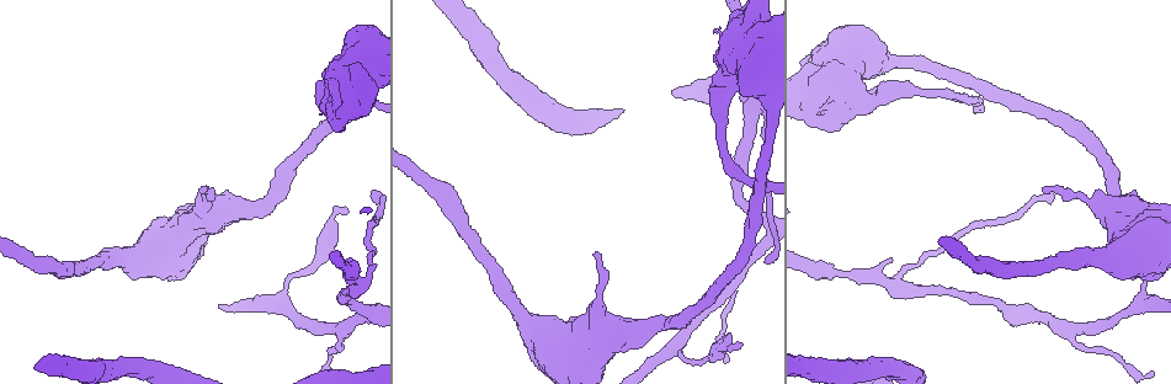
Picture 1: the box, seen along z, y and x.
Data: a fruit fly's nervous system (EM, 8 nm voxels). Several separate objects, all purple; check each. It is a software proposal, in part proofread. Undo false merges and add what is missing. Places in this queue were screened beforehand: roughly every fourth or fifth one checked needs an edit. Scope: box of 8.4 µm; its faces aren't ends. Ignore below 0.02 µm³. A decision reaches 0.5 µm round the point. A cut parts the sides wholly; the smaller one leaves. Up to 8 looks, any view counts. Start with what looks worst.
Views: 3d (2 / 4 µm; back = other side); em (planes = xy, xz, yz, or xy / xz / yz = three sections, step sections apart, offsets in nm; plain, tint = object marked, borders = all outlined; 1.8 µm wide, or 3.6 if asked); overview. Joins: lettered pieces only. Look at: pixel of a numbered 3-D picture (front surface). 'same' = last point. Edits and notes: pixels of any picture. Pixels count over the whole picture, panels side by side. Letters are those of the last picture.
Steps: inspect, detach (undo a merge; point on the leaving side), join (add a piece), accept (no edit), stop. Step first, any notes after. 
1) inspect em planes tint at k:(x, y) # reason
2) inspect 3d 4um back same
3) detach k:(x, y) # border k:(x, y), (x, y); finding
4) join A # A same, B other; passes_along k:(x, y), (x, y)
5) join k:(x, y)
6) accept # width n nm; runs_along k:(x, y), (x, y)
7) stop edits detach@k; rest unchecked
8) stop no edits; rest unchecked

inspect em planes tint at 1:(346, 213) # branch stops here

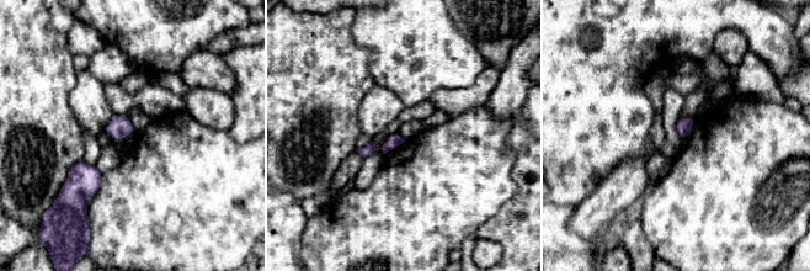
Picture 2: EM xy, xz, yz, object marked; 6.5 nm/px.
inspect em planes borders same

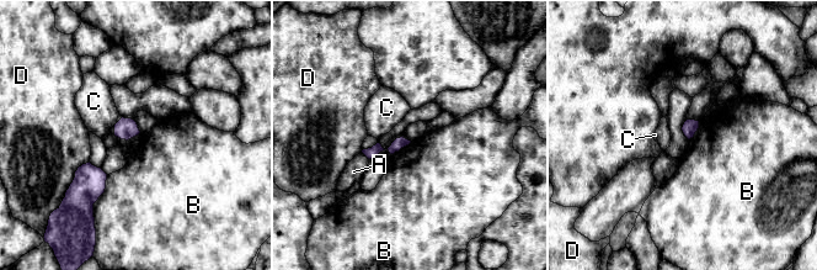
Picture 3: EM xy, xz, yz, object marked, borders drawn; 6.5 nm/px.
accept # longest_contact B 280 nm; A other, B other, C other, D other; border 3:(107, 175), (92, 213); none of them fits

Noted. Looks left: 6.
inspect em 3.6um planes tint at 1:(843, 89) # abrupt turn

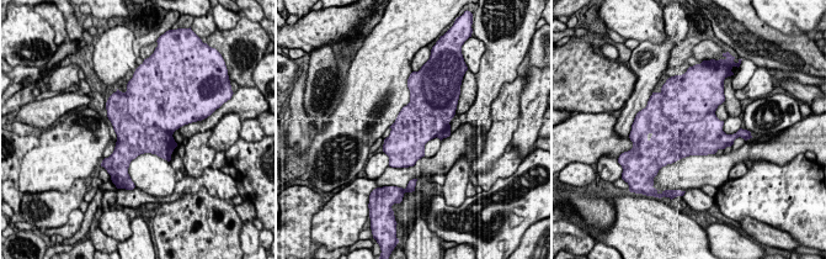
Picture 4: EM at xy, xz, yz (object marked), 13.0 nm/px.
inspect em 3.6um planes borders same

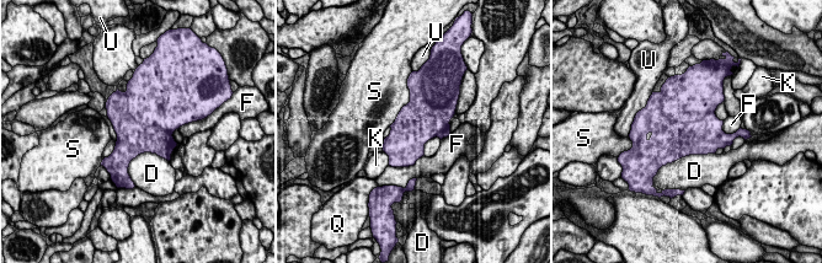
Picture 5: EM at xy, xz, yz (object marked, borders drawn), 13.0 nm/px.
detach 5:(674, 139) # D other, F other, K other, Q other, S other, U other; a second neuron is stuck on

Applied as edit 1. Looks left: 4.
inspect 3d 4um at 1:(838, 276) # narrows sharply

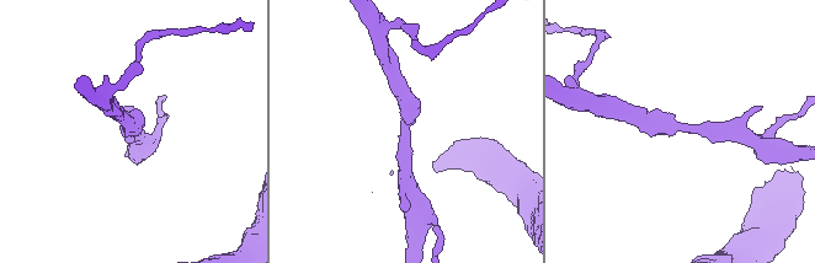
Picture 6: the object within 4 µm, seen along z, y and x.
inspect em 3.6um yz step 4 tint at 6:(405, 129) # arm_widths 220, 240 nm; shape alone is not enough

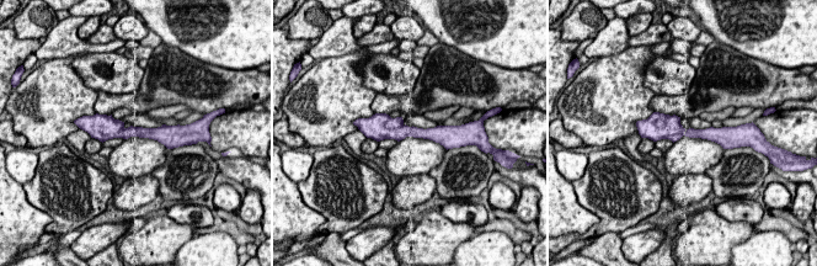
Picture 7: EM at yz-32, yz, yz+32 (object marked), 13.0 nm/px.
inspect em 3.6um planes borders same

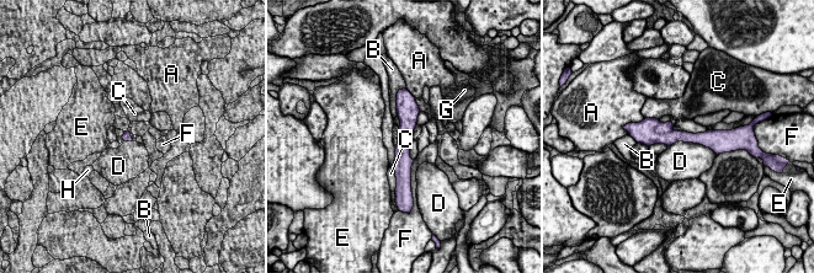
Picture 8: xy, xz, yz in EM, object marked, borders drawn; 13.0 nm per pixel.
accept # longest_contact D 650 nm; A other, B other, C other, D other, E other, F other, G other, H other; runs_along 8:(403, 101), (405, 172); continuous, no second neuron

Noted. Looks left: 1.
stop edits detach@5; rest unchecked

